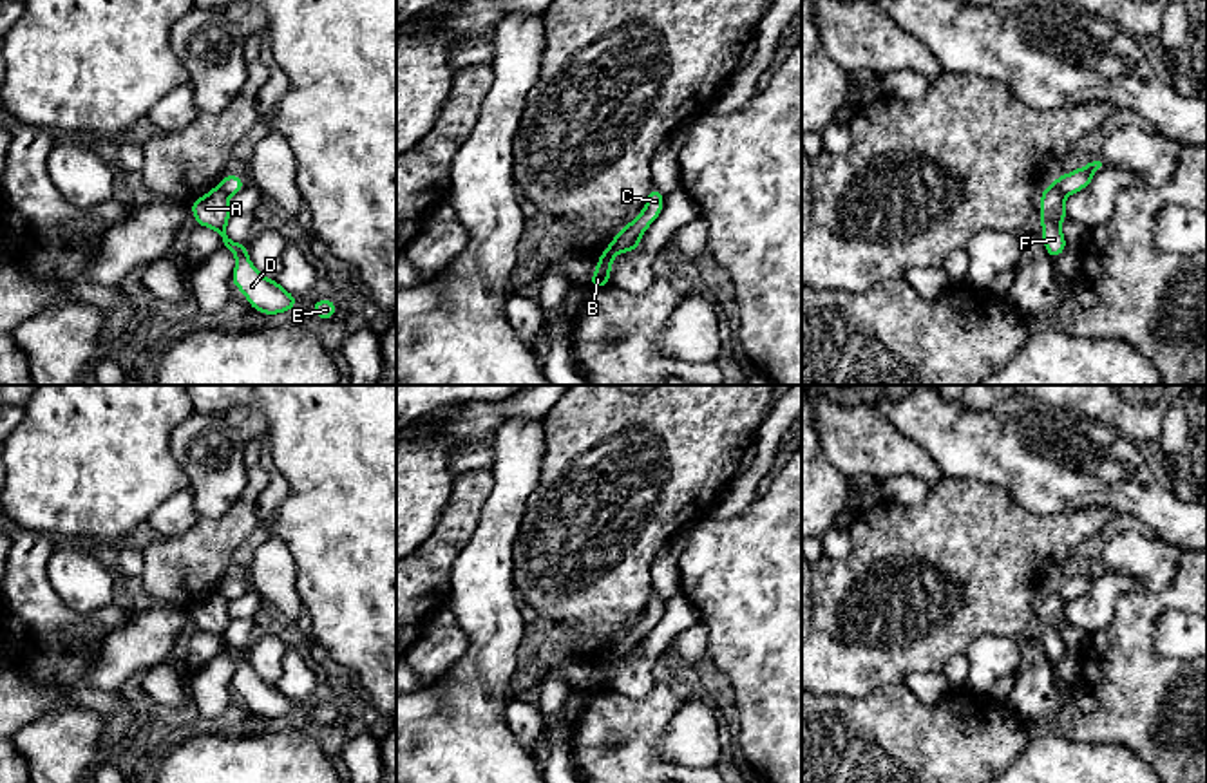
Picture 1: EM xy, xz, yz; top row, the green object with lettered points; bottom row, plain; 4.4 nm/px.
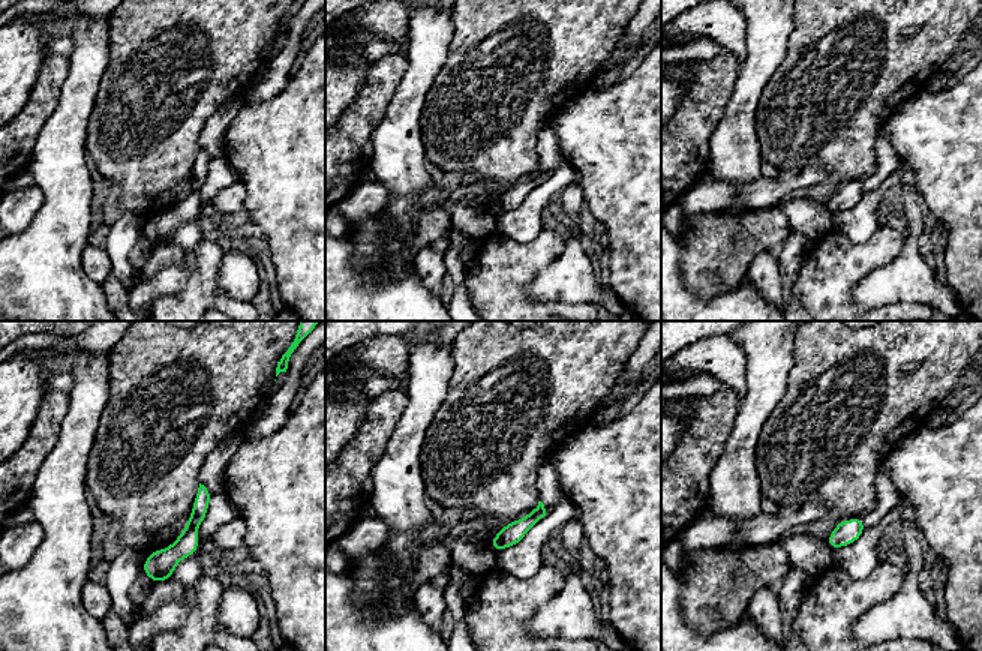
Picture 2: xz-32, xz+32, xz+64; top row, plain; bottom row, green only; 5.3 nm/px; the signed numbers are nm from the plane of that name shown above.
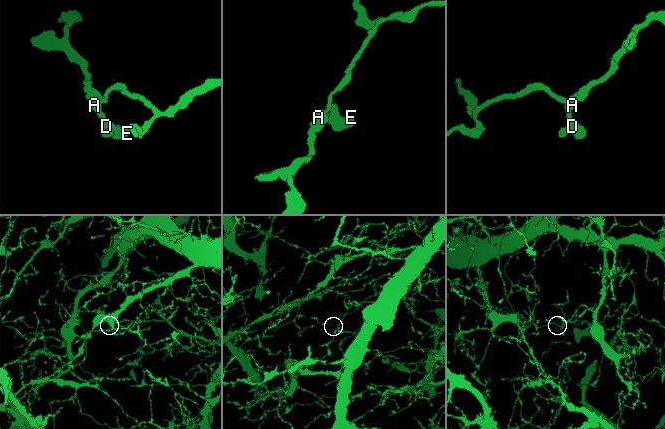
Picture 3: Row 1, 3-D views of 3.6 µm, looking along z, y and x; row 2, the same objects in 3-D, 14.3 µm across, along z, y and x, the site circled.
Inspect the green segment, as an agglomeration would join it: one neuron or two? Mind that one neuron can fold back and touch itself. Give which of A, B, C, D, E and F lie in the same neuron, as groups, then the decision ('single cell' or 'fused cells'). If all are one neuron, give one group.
groups A C D E F / B; fused cells

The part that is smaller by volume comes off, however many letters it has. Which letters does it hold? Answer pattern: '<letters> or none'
A, C, D, E, F

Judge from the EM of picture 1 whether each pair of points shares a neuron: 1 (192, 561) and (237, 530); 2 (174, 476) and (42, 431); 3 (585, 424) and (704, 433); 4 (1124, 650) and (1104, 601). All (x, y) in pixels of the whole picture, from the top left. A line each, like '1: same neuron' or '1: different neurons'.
1: same neuron
2: same neuron
3: same neuron
4: different neurons

